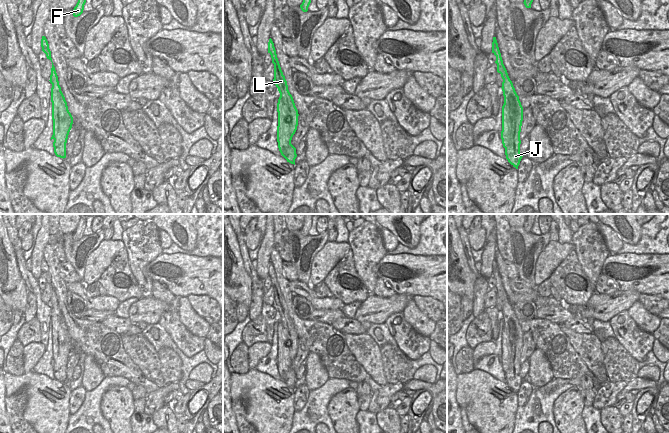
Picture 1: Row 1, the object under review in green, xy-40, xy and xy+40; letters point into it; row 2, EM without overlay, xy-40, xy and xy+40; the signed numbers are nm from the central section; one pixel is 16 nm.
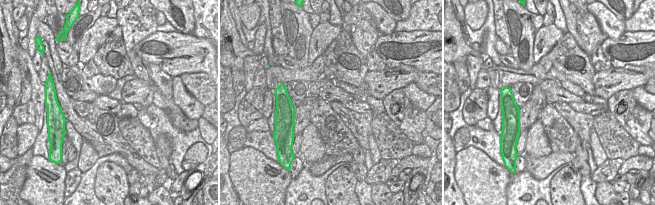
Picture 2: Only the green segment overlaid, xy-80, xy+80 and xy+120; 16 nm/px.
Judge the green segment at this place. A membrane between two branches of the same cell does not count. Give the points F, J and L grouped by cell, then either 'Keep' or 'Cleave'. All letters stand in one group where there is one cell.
Groups: F / J L. Cleave

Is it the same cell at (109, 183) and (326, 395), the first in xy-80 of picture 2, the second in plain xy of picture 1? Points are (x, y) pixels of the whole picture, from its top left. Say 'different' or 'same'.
different

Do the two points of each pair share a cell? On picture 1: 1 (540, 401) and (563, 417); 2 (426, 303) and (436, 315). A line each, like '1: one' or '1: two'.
1: two
2: one

